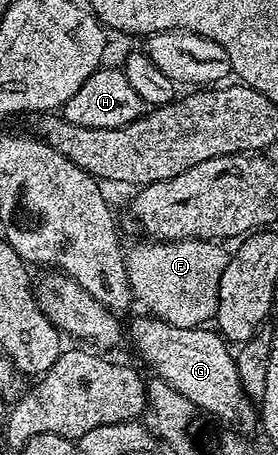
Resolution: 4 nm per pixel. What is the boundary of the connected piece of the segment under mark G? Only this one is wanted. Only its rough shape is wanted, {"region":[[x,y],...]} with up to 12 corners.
{"region":[[150,315],[131,345],[154,376],[232,430],[260,424],[211,327]]}

